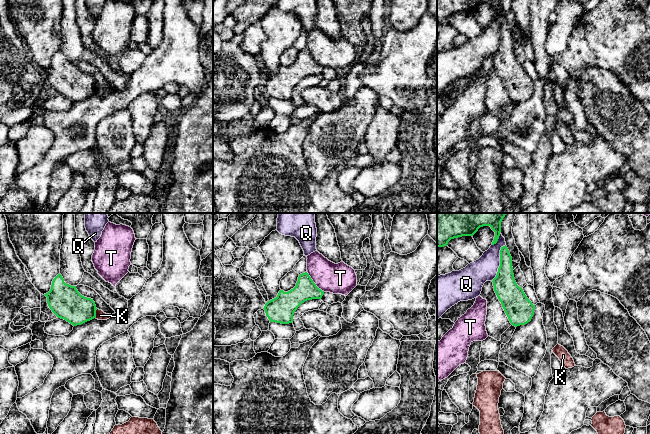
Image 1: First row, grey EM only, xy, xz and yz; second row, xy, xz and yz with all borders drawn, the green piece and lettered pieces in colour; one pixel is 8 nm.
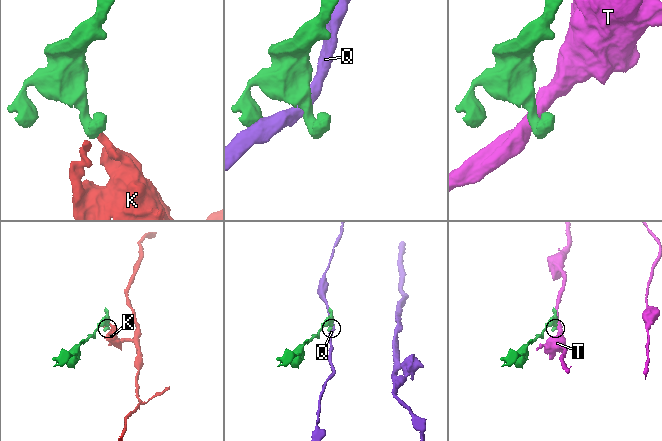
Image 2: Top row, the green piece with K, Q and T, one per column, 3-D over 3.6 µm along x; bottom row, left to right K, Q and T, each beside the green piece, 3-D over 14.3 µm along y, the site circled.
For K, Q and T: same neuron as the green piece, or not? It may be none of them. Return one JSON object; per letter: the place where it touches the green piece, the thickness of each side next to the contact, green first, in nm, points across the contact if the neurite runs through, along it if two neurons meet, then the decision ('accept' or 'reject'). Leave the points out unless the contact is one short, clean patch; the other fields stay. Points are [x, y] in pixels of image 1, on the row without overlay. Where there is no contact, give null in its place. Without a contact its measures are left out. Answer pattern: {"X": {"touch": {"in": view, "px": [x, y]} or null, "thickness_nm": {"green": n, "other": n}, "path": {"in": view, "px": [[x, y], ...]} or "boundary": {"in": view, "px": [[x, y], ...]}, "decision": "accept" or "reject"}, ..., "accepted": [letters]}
{"K": {"touch": {"in": "xy", "px": [95, 89]}, "thickness_nm": {"green": 260, "other": 80}, "boundary": {"in": "xy", "px": [[97, 85], [95, 93]]}, "decision": "reject"}, "Q": {"touch": {"in": "yz", "px": [500, 39]}, "thickness_nm": {"green": 190, "other": 200}, "decision": "reject"}, "T": {"touch": {"in": "xz", "px": [314, 59]}, "thickness_nm": {"green": 170, "other": 240}, "boundary": {"in": "xz", "px": [[306, 48], [312, 57], [324, 67]]}, "decision": "reject"}, "accepted": []}

